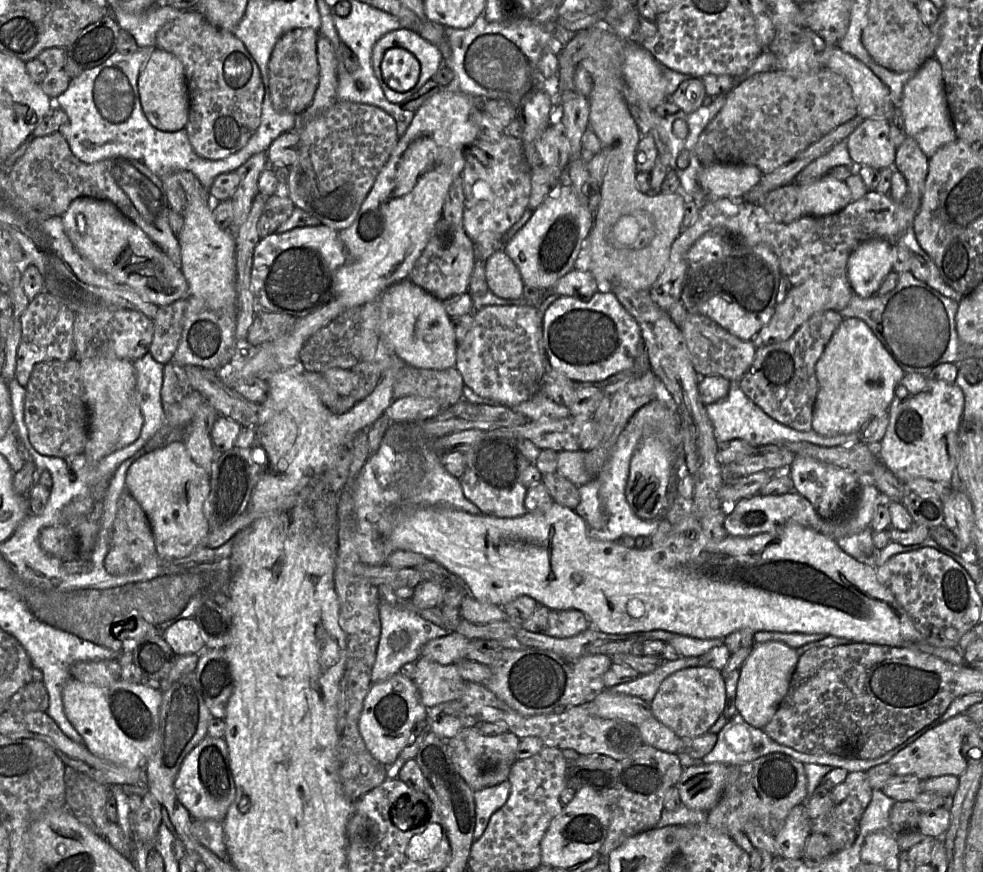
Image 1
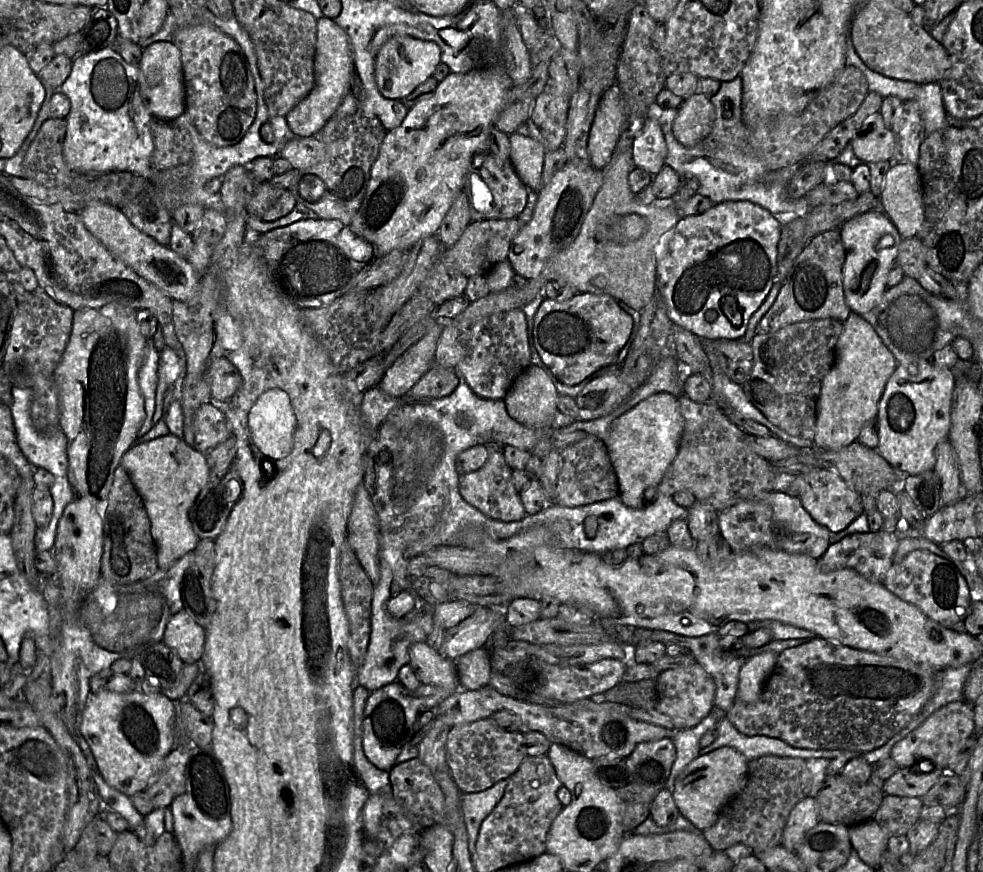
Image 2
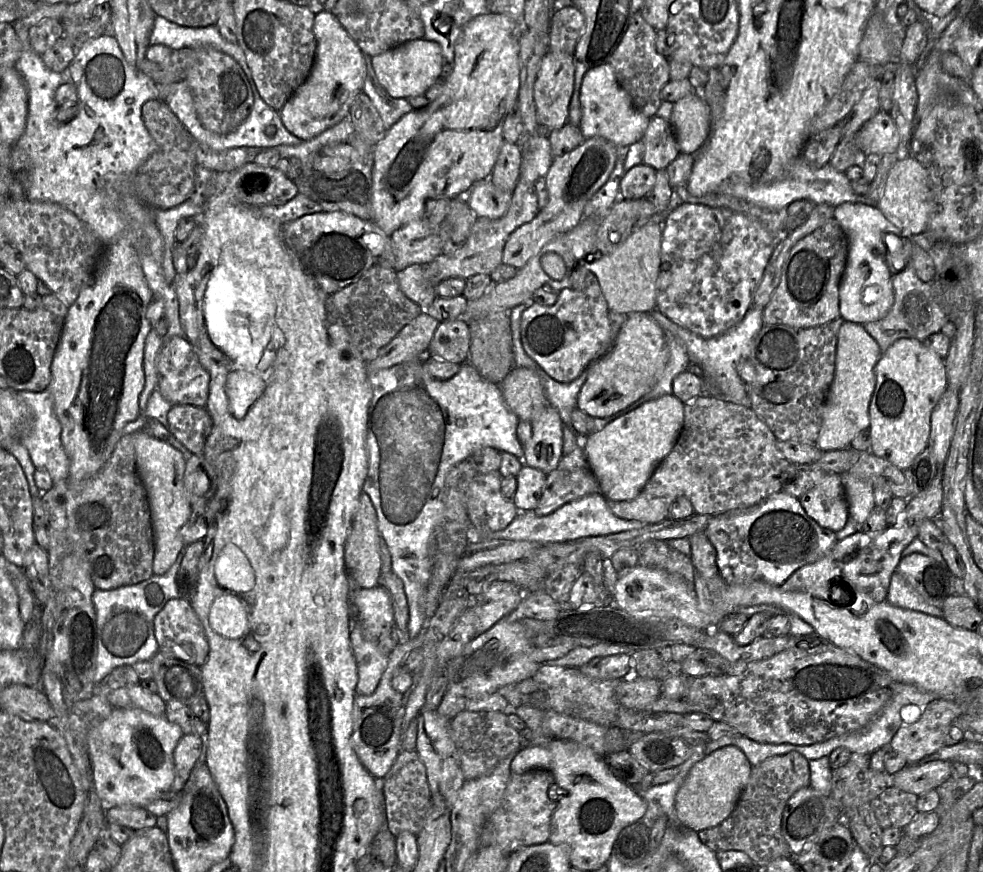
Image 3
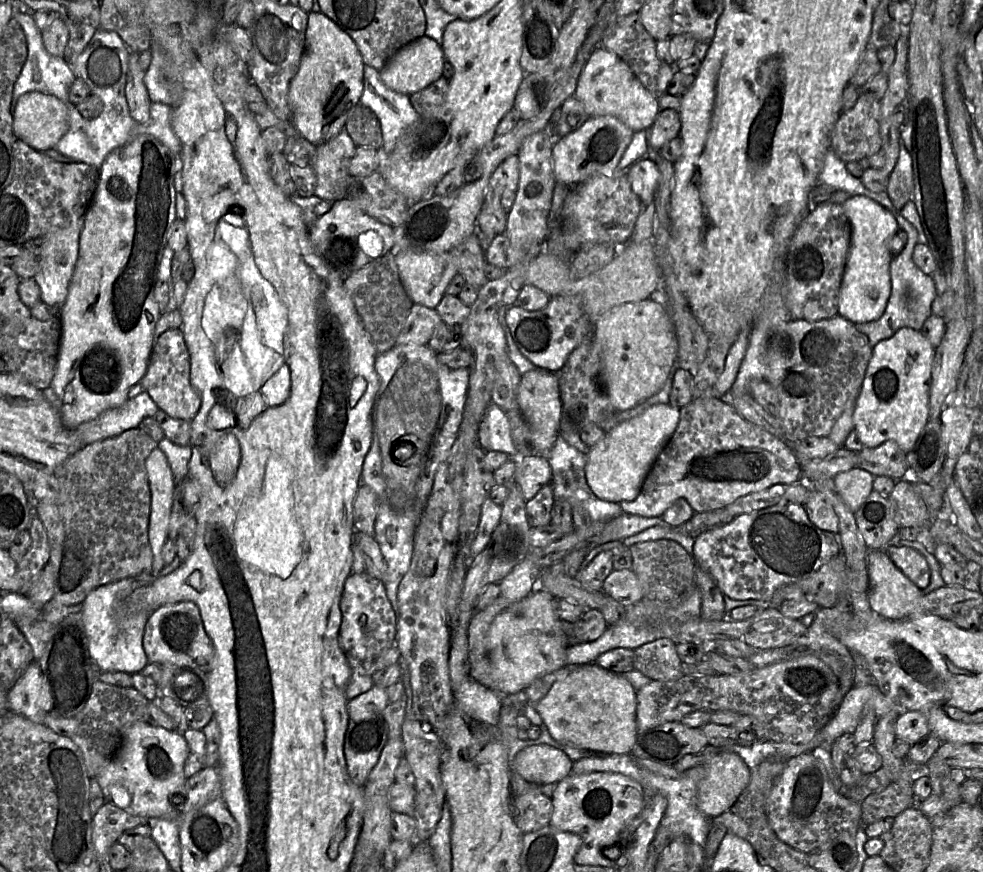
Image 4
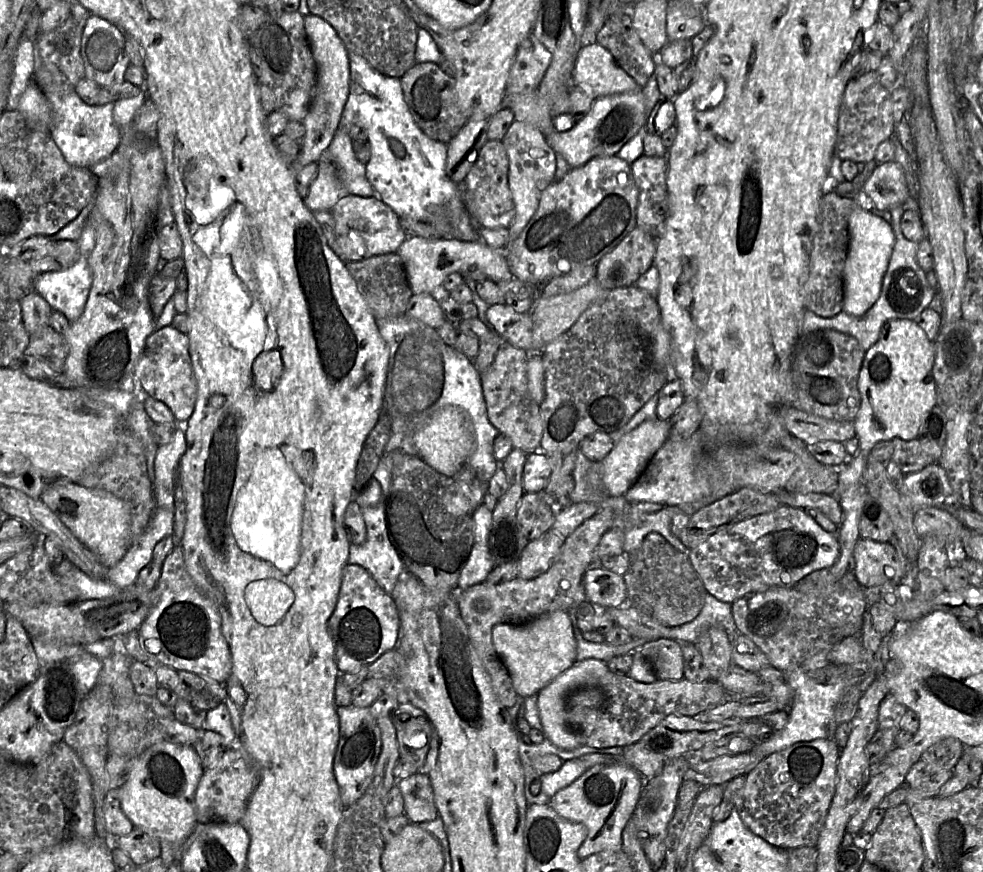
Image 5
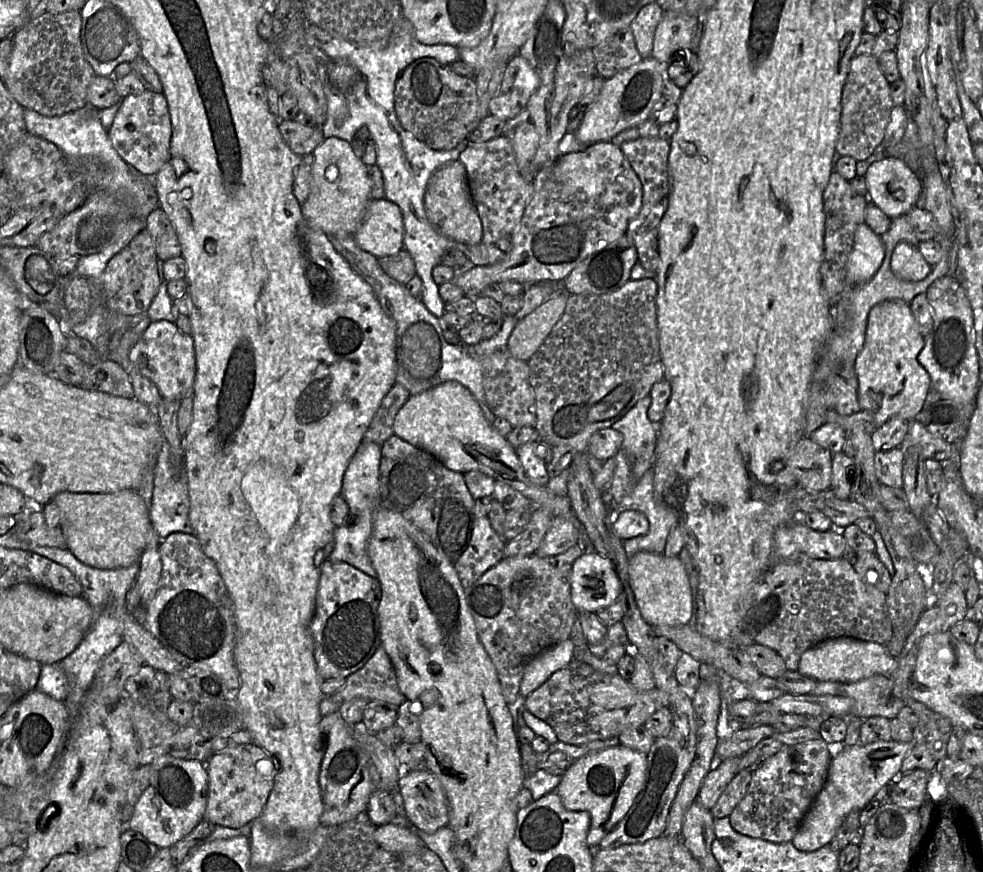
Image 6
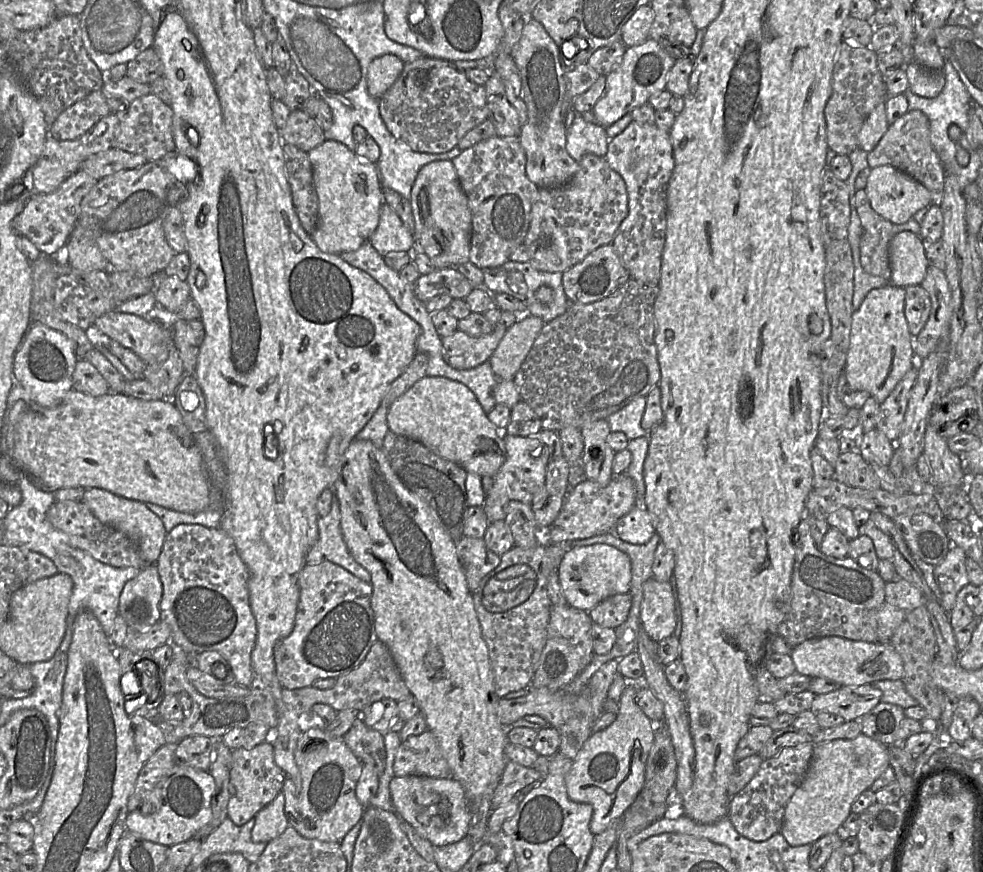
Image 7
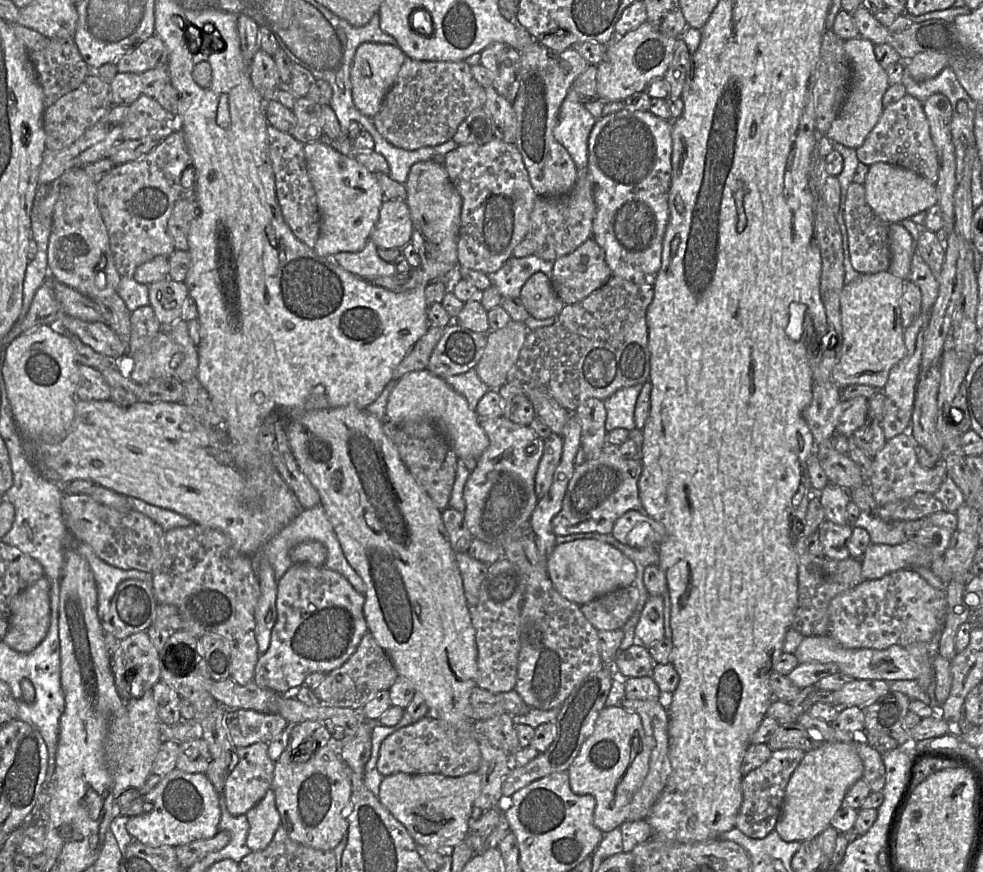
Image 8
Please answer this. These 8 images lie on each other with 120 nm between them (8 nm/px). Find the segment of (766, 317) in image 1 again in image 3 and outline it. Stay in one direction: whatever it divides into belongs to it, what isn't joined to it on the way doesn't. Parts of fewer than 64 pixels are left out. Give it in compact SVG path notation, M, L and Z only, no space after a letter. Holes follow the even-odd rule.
M681 200L672 209L663 224L661 242L661 265L656 281L656 308L677 325L699 335L703 338L718 336L733 326L737 325L746 315L752 305L753 295L763 277L764 270L774 252L776 245L775 237L756 219L725 208L709 207Z

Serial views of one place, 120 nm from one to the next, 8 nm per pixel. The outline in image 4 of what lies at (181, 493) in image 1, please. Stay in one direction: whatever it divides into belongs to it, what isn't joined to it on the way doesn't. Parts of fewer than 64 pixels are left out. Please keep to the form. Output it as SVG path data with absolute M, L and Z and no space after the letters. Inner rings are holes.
M156 447L146 459L151 510L148 526L152 552L151 575L158 575L165 566L161 555L168 540L168 529L176 487L166 455Z

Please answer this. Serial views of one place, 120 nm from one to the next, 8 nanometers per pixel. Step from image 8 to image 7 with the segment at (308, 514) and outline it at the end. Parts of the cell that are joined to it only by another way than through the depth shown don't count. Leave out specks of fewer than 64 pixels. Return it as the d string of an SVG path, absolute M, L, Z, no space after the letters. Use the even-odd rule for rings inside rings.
M333 491L330 512L318 519L319 537L306 555L306 564L330 561L342 566L357 578L371 584L371 575L350 553L341 531L341 512Z

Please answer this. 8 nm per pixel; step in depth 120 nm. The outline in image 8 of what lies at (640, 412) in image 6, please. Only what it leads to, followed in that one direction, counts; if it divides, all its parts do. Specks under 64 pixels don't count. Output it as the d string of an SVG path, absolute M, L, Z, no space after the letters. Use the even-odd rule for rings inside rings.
M641 384L622 388L603 401L607 417L605 429L609 433L615 428L632 431L636 428L634 411Z

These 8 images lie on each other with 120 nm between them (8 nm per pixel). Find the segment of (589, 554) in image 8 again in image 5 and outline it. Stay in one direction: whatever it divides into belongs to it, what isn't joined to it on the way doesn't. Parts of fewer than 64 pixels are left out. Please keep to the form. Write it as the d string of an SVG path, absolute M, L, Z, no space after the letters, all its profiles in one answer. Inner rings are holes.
M593 564L585 571L583 587L586 599L599 610L624 606L628 602L627 586L623 575L600 564Z

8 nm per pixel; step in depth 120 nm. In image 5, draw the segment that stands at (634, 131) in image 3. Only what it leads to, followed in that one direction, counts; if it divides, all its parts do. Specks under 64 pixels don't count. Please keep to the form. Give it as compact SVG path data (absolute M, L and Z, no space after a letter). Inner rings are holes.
M597 43L580 49L573 83L595 99L642 88L616 63L612 54Z

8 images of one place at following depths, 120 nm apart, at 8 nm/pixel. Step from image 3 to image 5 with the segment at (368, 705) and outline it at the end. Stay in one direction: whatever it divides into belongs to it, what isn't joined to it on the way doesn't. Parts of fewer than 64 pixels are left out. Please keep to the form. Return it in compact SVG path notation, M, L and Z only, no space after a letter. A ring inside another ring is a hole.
M348 705L337 707L339 717L339 740L334 757L334 775L339 787L343 807L358 800L372 781L381 751L381 733L378 722L371 714L370 707Z

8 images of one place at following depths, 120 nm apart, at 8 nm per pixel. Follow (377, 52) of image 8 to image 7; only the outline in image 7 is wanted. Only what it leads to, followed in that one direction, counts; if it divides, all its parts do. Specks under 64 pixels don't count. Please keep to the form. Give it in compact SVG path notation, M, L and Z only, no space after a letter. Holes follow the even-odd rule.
M384 54L375 58L370 63L367 73L368 93L379 100L397 81L404 66L405 62L394 54Z

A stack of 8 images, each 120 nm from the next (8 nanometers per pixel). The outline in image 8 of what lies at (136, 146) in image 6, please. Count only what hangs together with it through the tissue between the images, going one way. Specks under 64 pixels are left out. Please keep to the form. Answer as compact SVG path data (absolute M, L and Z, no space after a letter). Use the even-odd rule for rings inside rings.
M141 96L128 105L122 126L122 138L137 140L151 137L157 141L167 138L177 127L177 119L149 96Z

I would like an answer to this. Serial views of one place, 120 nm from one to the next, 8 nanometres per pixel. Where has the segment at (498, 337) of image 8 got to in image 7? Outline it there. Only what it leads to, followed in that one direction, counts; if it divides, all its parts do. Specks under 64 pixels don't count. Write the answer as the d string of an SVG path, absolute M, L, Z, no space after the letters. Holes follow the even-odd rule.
M526 313L507 328L489 358L492 370L499 380L513 380L544 324L539 316Z

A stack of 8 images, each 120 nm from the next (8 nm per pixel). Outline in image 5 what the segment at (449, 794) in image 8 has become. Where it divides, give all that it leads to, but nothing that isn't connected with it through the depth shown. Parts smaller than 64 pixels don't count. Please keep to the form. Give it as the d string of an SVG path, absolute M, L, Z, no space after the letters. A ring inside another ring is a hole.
M416 772L397 780L403 802L404 814L412 824L434 820L439 816L431 780L425 772Z

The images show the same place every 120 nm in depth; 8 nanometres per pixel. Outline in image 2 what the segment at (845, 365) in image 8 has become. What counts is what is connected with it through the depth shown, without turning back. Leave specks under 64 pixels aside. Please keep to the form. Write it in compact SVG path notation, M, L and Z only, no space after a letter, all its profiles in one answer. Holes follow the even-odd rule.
M929 360L917 364L898 364L879 402L879 444L877 452L896 470L918 475L934 470L935 448L949 439L952 395L955 377L951 369L936 367Z

